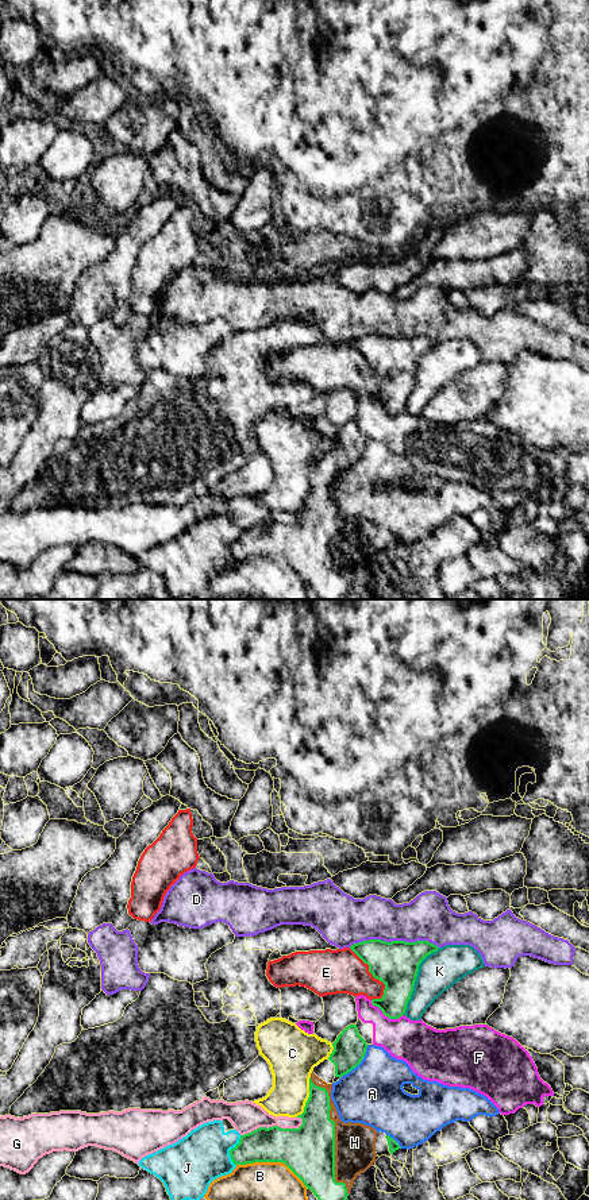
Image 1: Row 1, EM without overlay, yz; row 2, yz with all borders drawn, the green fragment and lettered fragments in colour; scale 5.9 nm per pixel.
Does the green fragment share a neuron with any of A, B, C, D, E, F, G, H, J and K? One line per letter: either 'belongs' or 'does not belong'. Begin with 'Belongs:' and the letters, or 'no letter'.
Belongs: H
A: does not belong
B: does not belong
C: does not belong
D: does not belong
E: does not belong
F: does not belong
G: does not belong
H: belongs
J: does not belong
K: does not belong

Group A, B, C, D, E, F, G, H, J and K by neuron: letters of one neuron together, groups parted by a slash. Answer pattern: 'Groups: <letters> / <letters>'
Groups: A / B / C / D / E / F / G / H / J / K

